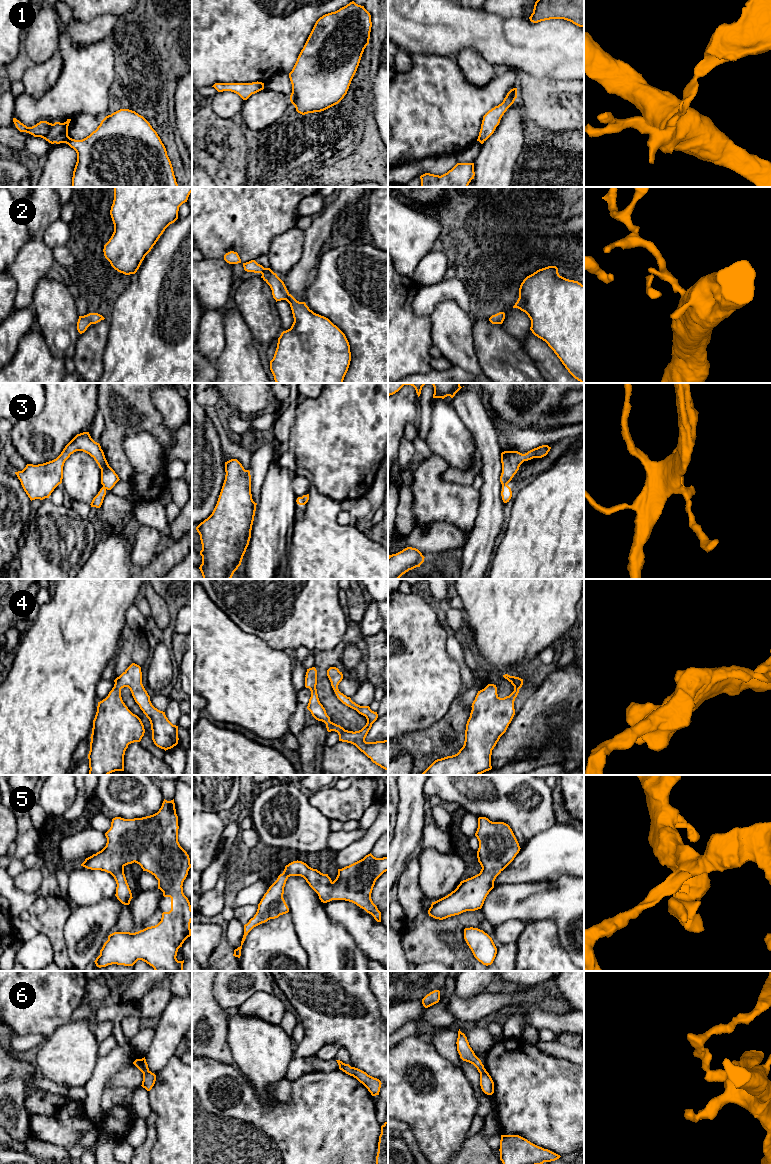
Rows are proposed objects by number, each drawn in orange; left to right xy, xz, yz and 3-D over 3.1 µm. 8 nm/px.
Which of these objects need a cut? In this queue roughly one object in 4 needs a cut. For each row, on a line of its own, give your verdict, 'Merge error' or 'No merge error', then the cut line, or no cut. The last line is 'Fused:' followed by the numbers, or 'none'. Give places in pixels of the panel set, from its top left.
1: Merge error. Split along xy (52, 124), (62, 139), (67, 136)
2: No merge error. No split
3: Merge error. Split along yz (506, 484), (502, 487)
4: No merge error. No split
5: No merge error. No split
6: Merge error. Split along xy (149, 1071), (143, 1075)
Fused: 1, 3, 6

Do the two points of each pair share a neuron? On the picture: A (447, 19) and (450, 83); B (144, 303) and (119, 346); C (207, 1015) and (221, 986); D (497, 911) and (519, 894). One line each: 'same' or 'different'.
A: different
B: same
C: different
D: same

